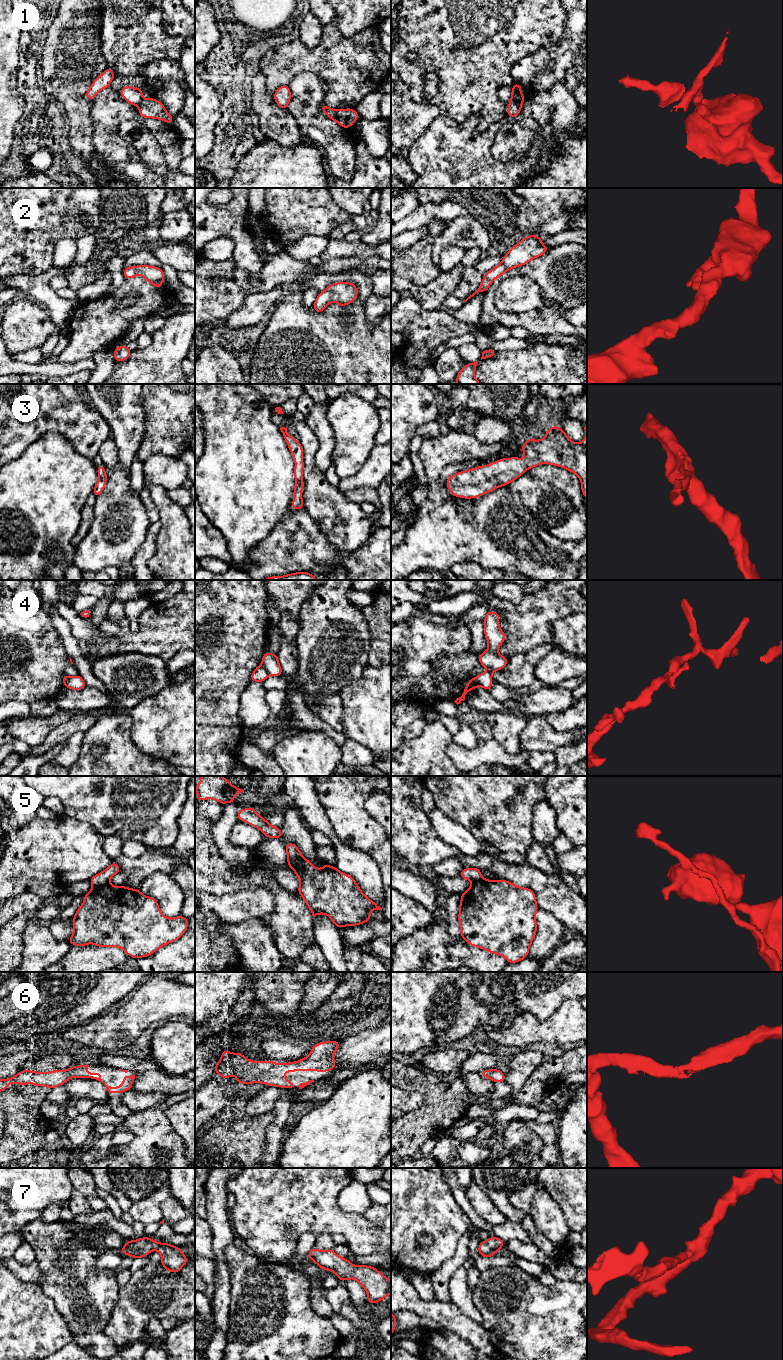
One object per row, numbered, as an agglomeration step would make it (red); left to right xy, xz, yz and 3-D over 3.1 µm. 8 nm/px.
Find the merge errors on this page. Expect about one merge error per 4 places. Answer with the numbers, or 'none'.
1, 4, 5

